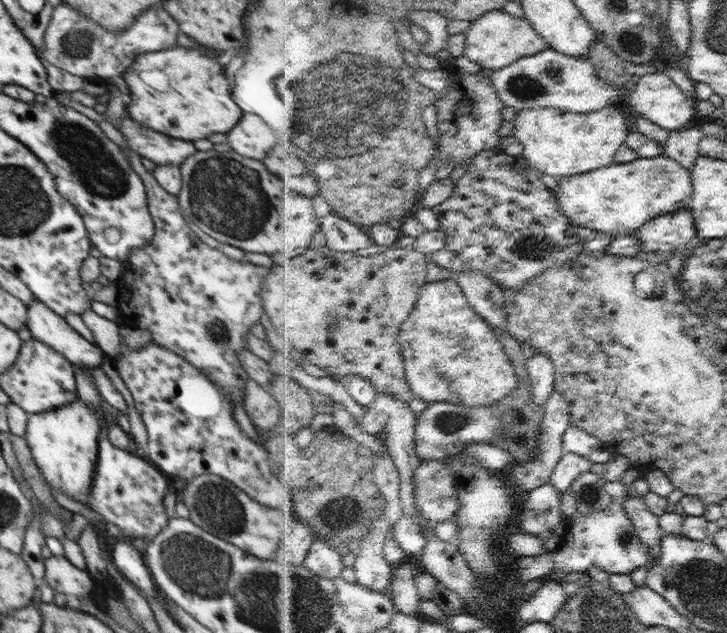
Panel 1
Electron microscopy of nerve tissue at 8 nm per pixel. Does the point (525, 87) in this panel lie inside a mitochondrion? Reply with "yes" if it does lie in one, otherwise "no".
yes

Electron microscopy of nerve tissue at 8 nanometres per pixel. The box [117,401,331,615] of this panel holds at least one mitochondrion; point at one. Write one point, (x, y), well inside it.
(218, 505)

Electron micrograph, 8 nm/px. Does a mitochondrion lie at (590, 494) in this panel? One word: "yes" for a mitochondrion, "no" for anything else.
yes

